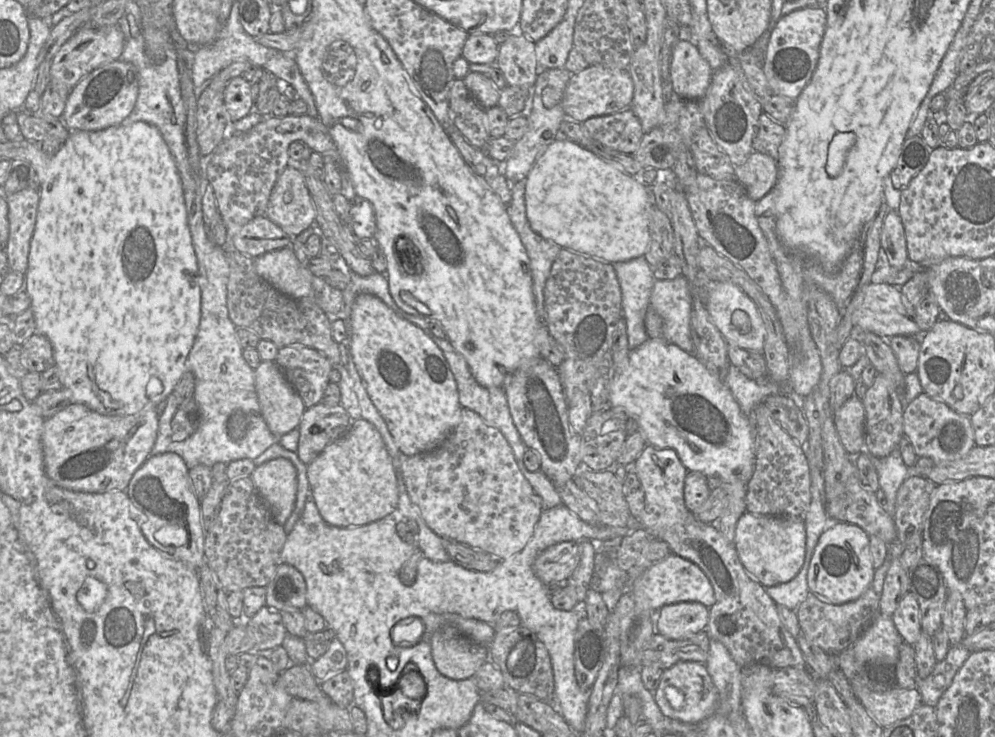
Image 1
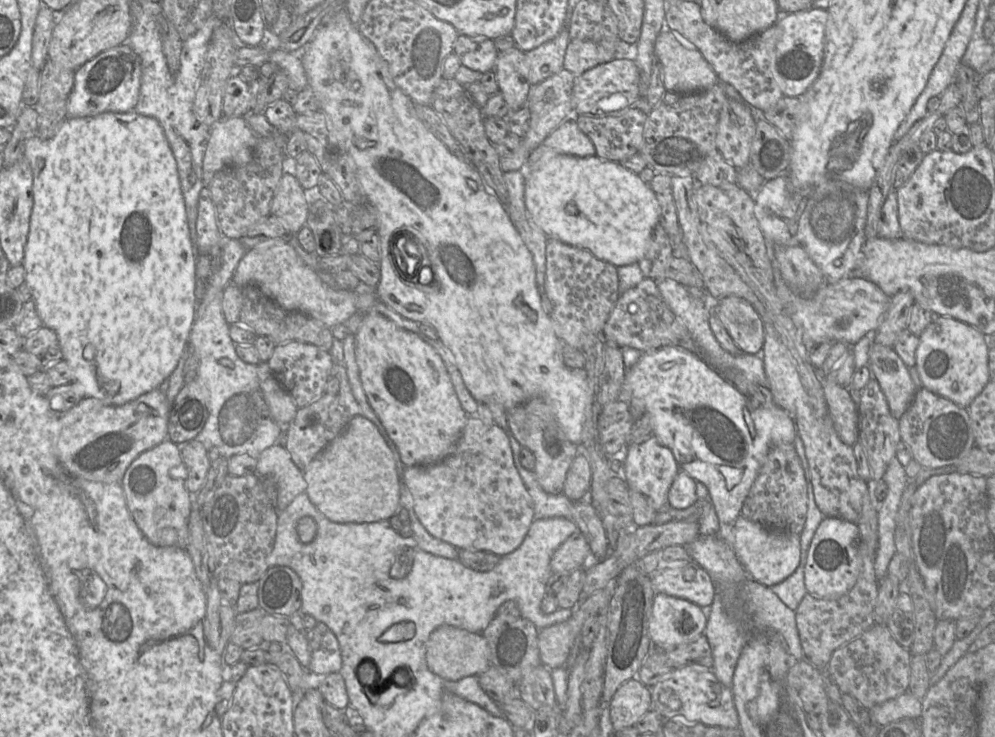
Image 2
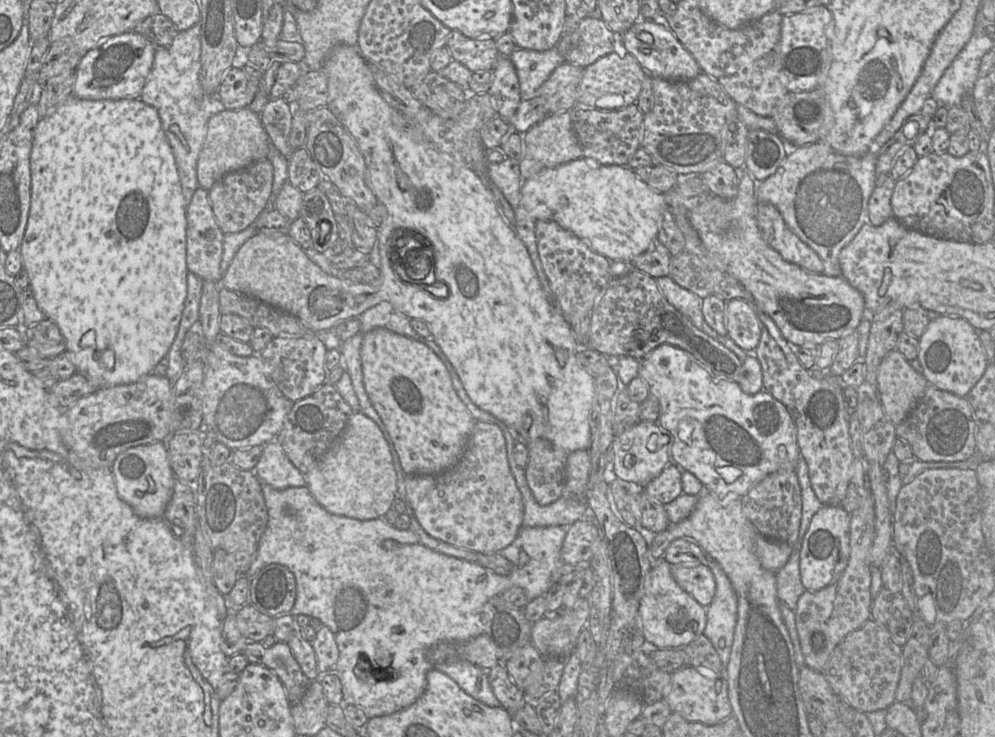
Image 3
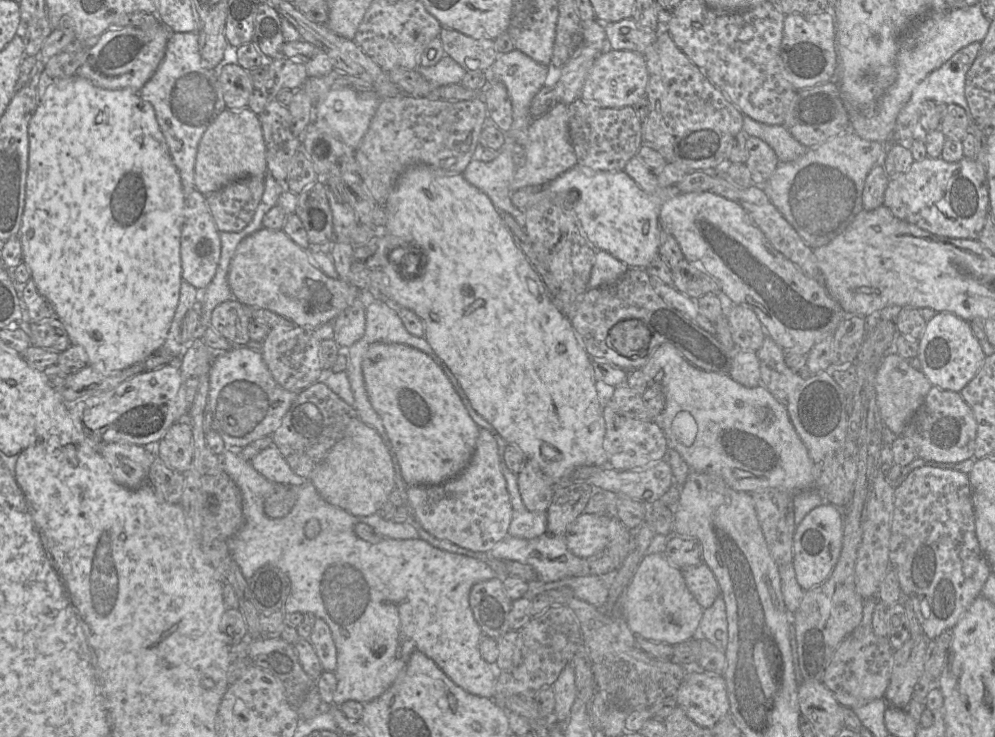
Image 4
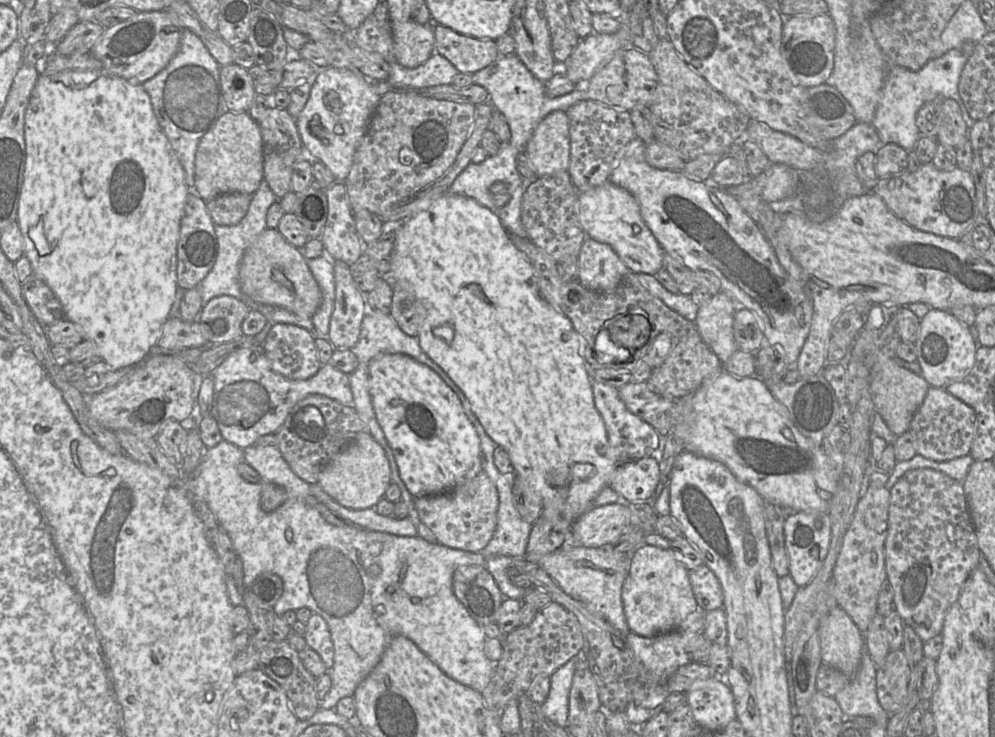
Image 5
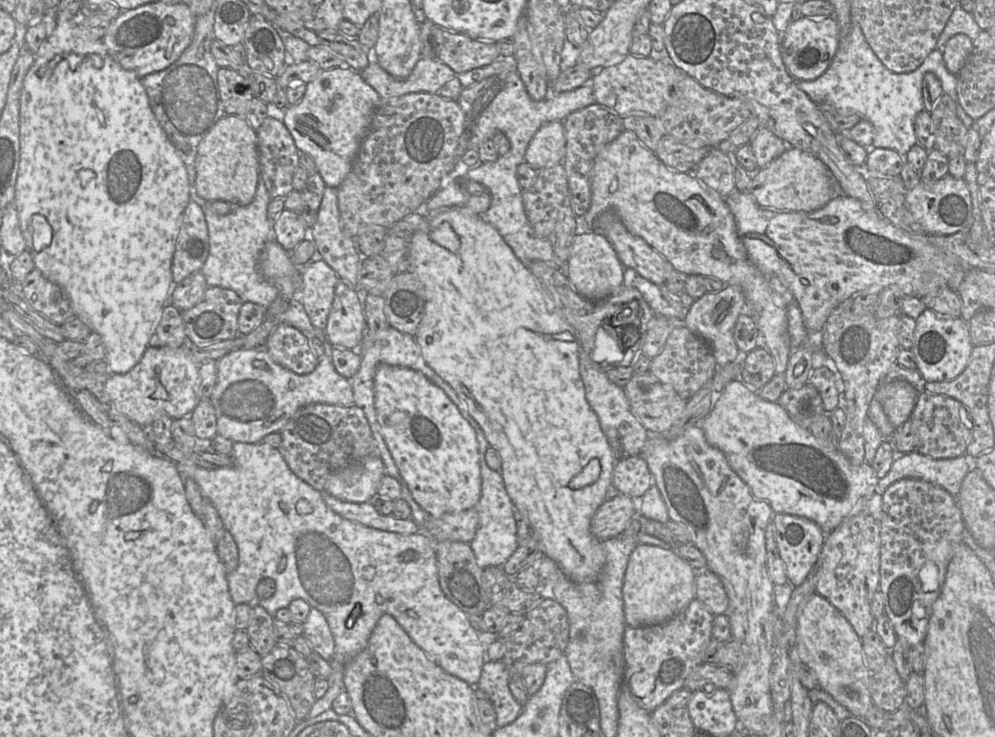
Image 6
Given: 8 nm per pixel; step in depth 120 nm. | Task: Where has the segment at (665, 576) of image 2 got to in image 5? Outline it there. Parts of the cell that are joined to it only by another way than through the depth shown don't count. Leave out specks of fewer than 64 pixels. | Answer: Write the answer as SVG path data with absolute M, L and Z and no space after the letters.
M706 565L689 572L689 579L696 602L704 611L723 608L724 594L720 581Z

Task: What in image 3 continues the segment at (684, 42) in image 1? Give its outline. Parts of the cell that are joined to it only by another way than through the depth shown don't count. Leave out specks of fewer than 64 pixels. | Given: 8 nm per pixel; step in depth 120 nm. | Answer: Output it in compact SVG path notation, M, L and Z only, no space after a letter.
M640 19L619 40L622 52L632 54L651 76L671 81L688 81L702 72L694 57L679 42L670 27L665 27L662 23Z

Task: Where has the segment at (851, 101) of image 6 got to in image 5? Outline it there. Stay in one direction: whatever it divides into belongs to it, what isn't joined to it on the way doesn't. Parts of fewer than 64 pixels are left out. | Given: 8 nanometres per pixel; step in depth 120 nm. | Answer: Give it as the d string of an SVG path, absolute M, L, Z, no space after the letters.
M952 49L939 58L929 60L918 71L910 71L887 63L887 73L880 101L871 122L871 125L877 131L881 144L895 143L906 151L914 149L920 137L916 125L916 114L922 105L931 102L937 96L955 100L960 107L967 127L970 129L975 120L969 115L958 91L960 75L967 60L968 57L959 49Z

